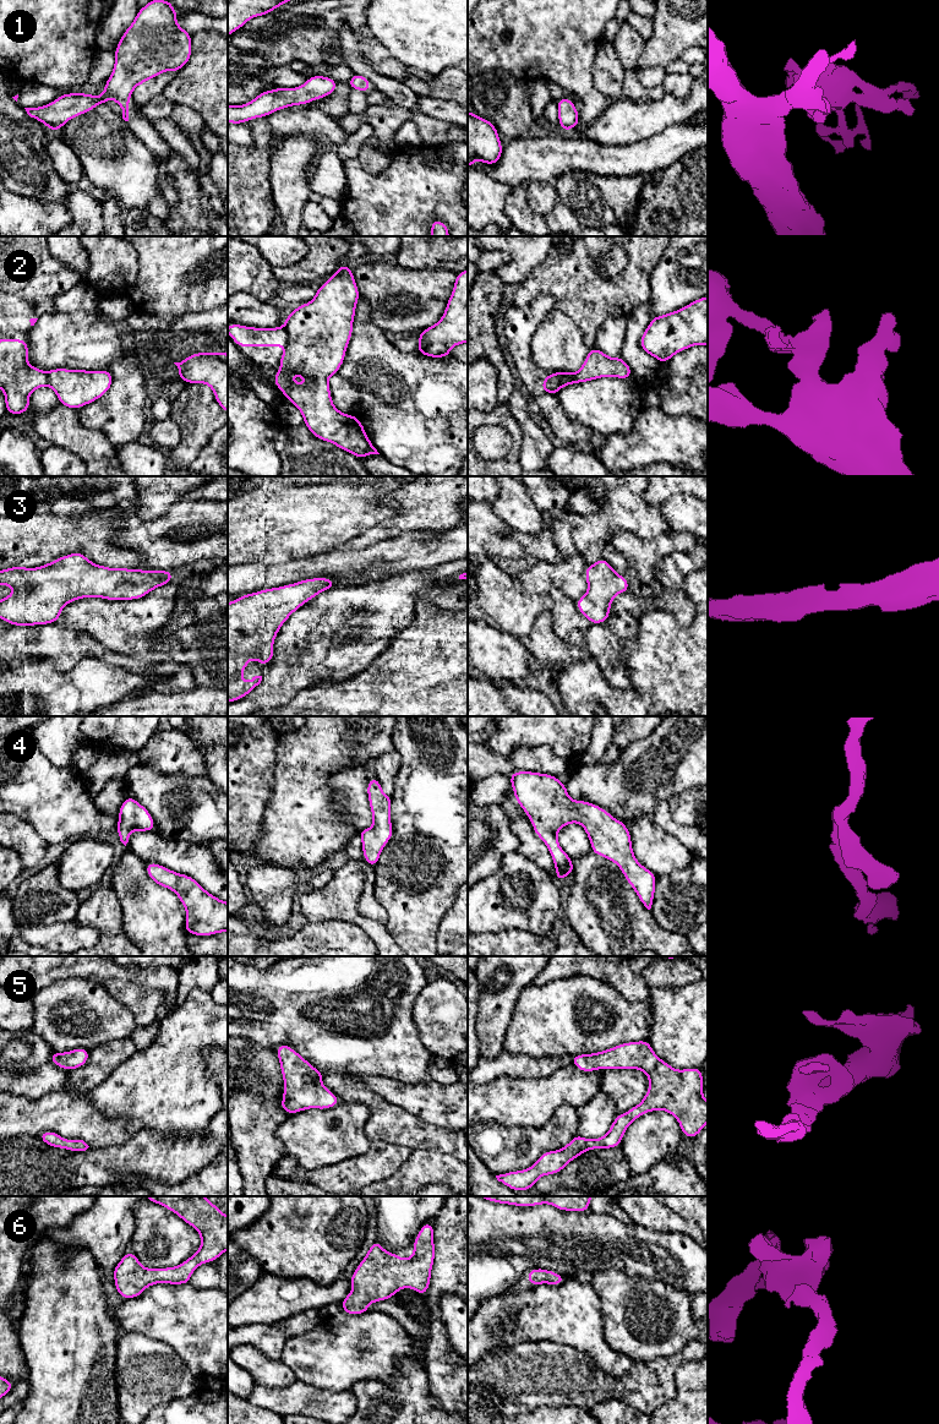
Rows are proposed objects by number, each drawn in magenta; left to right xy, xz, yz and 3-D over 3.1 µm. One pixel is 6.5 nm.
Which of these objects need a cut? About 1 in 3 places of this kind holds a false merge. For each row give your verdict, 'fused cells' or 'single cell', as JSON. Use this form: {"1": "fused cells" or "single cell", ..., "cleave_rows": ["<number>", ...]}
{"1": "single cell", "2": "fused cells", "3": "single cell", "4": "single cell", "5": "single cell", "6": "single cell", "cleave_rows": ["2"]}

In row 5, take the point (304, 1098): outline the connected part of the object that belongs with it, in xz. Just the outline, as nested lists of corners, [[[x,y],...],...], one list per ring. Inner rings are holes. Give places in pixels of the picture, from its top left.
[[[288,1044],[275,1048],[284,1079],[280,1108],[289,1115],[310,1108],[328,1109],[340,1100],[322,1084],[324,1075]]]

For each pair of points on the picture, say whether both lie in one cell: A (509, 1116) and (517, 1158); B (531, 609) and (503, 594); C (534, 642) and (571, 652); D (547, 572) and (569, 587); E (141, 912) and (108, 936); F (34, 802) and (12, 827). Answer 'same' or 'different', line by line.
A: different
B: same
C: same
D: same
E: different
F: different

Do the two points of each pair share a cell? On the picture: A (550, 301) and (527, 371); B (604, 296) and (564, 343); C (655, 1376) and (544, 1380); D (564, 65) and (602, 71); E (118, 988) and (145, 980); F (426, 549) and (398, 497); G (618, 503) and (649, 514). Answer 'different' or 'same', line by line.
A: same
B: different
C: same
D: different
E: different
F: different
G: same

